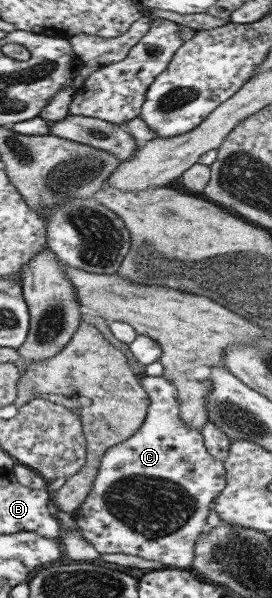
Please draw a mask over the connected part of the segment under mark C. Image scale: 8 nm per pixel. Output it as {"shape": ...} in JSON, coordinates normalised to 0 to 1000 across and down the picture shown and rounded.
{"shape":[[[596,627],[522,629],[515,639],[544,659],[551,677],[507,722],[449,742],[401,749],[375,763],[338,819],[272,858],[276,881],[360,925],[463,925],[544,938],[588,938],[607,948],[706,952],[713,913],[757,886],[772,841],[827,816],[827,781],[765,759],[735,717],[691,717],[662,701],[647,649]]]}

